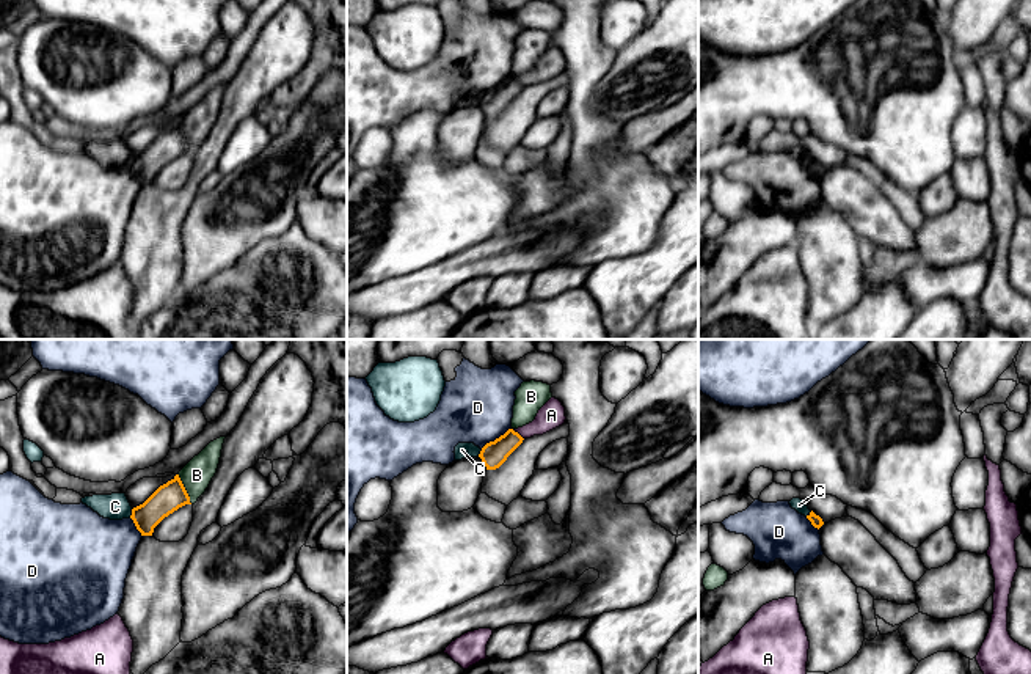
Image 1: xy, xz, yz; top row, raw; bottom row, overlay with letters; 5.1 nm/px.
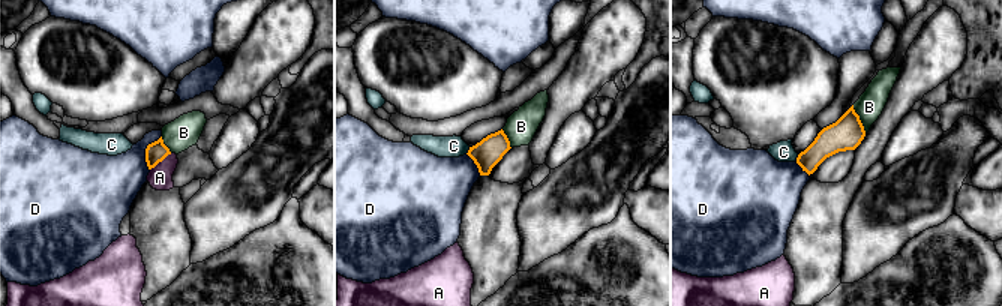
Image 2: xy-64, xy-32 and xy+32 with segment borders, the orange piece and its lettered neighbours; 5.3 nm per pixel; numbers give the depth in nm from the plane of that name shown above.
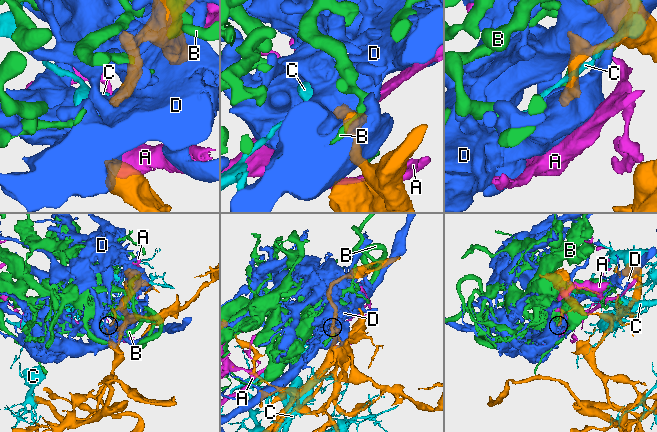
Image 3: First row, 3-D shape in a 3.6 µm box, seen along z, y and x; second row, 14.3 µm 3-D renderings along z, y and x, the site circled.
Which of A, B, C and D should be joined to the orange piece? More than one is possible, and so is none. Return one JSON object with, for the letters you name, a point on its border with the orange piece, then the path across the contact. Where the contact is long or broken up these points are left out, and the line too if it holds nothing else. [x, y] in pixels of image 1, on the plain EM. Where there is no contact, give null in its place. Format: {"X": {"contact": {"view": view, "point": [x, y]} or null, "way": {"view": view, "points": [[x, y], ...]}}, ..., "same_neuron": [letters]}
{"same_neuron": []}

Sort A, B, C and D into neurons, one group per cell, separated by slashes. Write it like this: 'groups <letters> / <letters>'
groups A / B / C / D

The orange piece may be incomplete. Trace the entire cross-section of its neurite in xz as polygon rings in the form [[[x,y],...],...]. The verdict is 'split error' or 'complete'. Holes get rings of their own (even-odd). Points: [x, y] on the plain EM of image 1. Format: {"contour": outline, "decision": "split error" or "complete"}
{"contour": [[[508,77],[504,83],[501,83],[494,90],[486,91],[482,96],[479,105],[482,107],[486,118],[496,118],[523,91],[523,88],[524,86],[518,80]]], "decision": "complete"}

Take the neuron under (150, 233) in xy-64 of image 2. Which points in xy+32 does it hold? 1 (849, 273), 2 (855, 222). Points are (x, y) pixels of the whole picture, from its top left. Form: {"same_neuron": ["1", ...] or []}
{"same_neuron": []}

